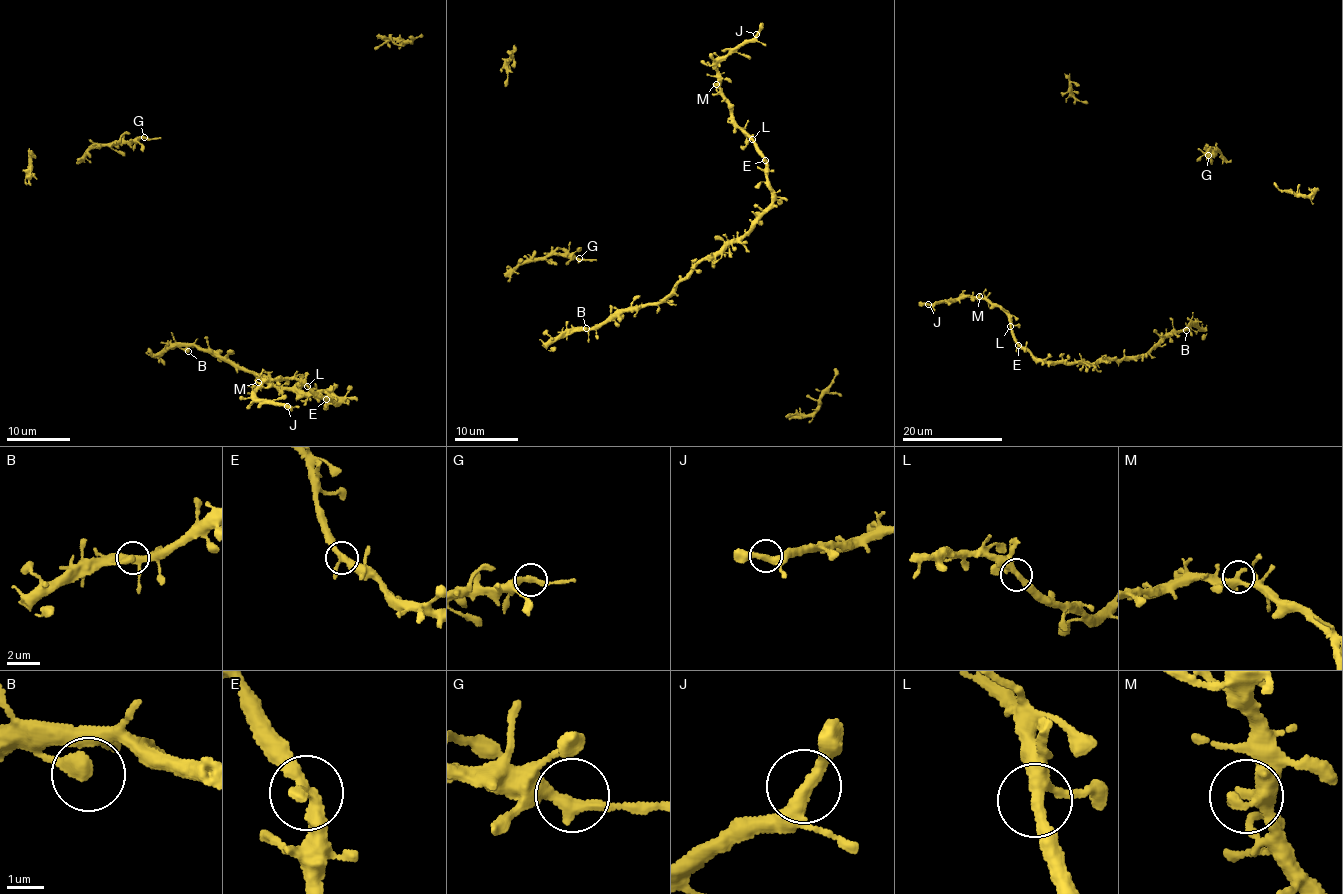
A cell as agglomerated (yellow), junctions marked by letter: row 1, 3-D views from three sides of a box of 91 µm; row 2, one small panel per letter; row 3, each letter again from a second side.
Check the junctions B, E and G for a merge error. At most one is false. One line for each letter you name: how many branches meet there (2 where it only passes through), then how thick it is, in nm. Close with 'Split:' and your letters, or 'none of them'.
Split: none of them

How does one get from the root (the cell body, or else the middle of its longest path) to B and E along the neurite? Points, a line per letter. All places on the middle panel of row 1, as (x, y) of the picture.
B: (571, 325), (586, 328)
E: (571, 325), (596, 328), (625, 311), (657, 303), (698, 263), (714, 258), (735, 243), (771, 202), (764, 160)

